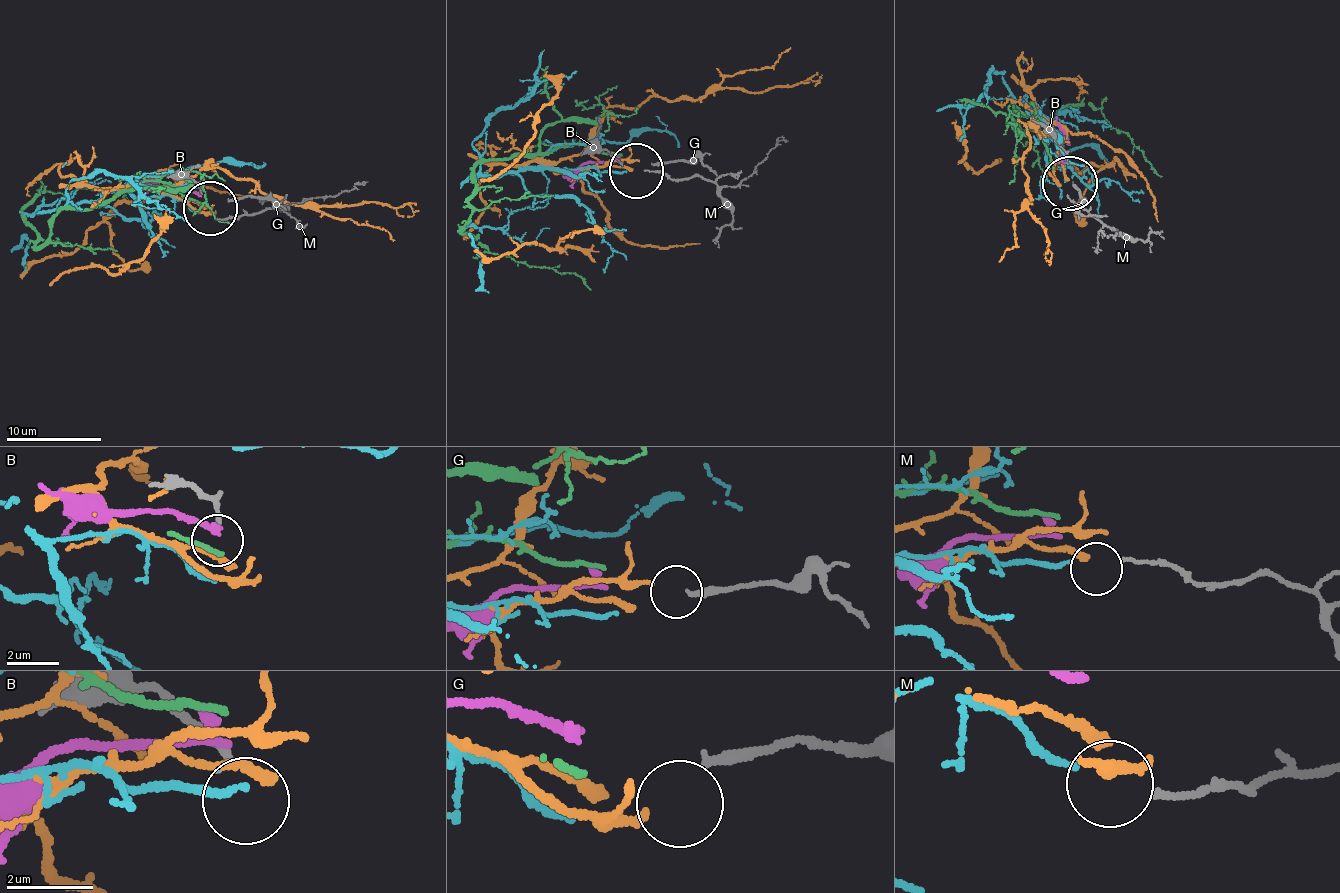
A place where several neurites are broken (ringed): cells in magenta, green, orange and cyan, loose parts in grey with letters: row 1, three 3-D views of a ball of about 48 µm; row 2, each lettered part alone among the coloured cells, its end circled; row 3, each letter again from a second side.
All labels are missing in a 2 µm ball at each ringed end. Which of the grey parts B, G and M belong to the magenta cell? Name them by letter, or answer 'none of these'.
none of these

